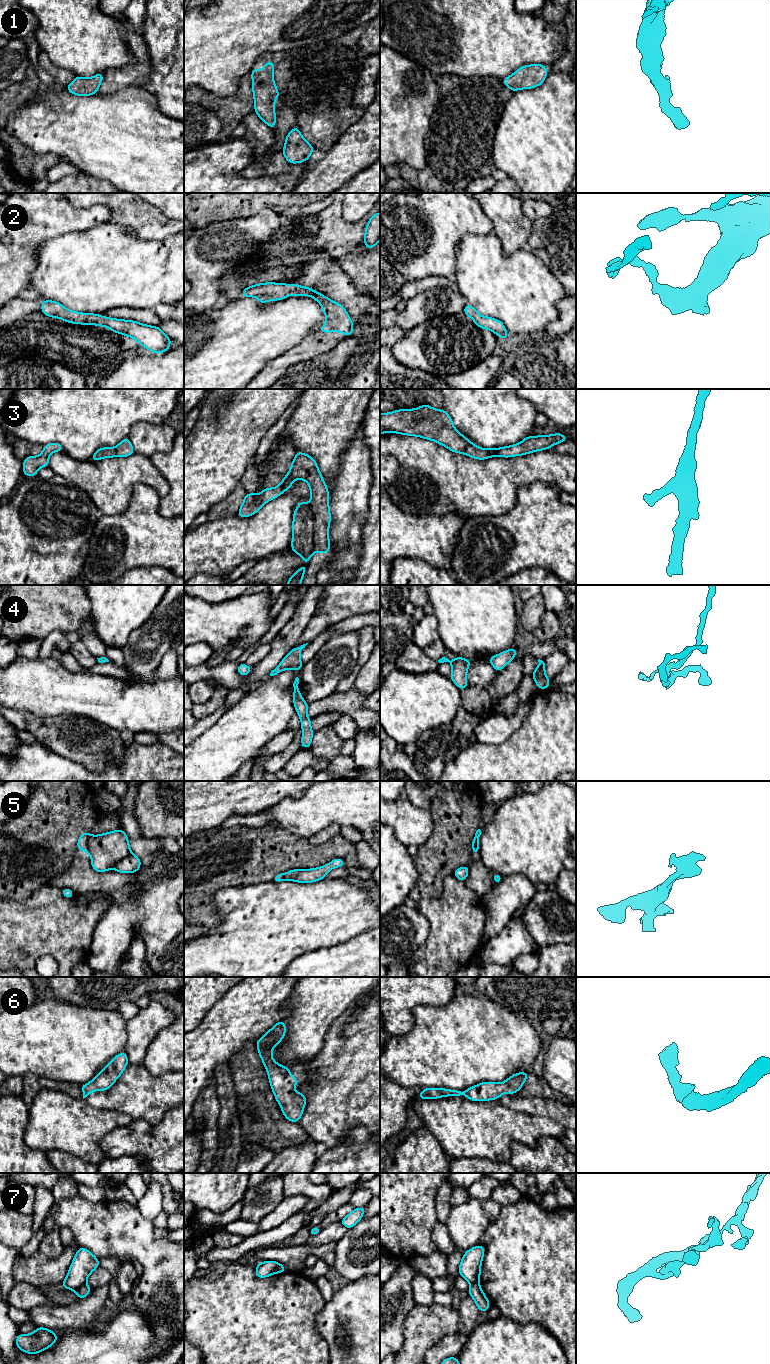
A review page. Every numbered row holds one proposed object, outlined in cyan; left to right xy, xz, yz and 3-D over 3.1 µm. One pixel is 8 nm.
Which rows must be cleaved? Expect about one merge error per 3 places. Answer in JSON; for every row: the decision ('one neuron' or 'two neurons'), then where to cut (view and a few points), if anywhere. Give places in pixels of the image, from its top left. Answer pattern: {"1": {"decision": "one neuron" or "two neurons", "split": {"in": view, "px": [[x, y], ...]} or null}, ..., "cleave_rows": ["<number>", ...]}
{"1": {"decision": "one neuron", "split": null}, "2": {"decision": "one neuron", "split": null}, "3": {"decision": "two neurons", "split": {"in": "xz", "px": [[309, 505], [313, 516], [314, 551]]}}, "4": {"decision": "one neuron", "split": null}, "5": {"decision": "two neurons", "split": {"in": "xy", "px": [[90, 835], [87, 841], [89, 853]]}}, "6": {"decision": "one neuron", "split": null}, "7": {"decision": "two neurons", "split": {"in": "xy", "px": [[85, 1282], [74, 1290]]}}, "cleave_rows": ["3", "5", "7"]}

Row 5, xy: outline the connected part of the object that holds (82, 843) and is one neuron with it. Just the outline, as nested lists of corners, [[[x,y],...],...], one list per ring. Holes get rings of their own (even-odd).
[[[88,832],[81,833],[79,840],[77,842],[77,852],[82,849],[90,854],[90,850],[87,843],[89,837],[90,837],[90,834]]]

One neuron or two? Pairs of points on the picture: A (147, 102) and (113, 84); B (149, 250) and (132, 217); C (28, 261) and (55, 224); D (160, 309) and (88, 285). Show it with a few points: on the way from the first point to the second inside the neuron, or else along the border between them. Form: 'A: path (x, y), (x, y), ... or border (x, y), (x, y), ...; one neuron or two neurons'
A: border (145, 86), (129, 85), (111, 93), (99, 94); two neurons
B: border (124, 228), (140, 239), (167, 237); two neurons
C: path (28, 251), (28, 247), (45, 230); one neuron
D: border (173, 303), (158, 303), (154, 307); two neurons

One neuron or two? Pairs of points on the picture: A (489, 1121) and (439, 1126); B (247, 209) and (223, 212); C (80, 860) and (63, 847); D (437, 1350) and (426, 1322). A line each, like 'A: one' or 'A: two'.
A: one
B: one
C: two
D: two

